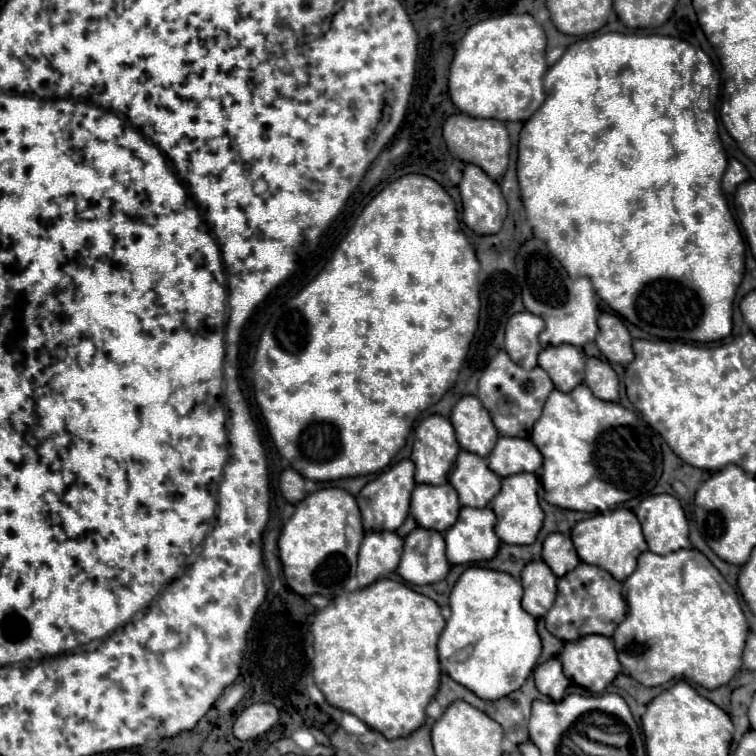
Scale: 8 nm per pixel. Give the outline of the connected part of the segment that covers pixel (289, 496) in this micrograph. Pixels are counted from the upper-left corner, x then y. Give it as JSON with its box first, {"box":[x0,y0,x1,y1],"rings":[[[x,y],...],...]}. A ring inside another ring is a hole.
{"box":[280,468,306,504],"rings":[[[292,468],[284,470],[280,476],[280,492],[290,504],[300,502],[306,496],[302,474],[296,474],[296,470],[292,470]]]}

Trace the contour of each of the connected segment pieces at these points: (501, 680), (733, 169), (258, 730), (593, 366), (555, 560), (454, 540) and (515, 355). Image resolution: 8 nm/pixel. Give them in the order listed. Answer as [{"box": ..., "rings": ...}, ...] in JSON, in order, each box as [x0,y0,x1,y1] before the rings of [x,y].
[{"box":[438,566,542,700],"rings":[[[470,566],[450,592],[450,618],[438,640],[442,670],[482,700],[500,700],[516,692],[538,664],[542,642],[532,618],[520,604],[522,584],[514,576]]]},{"box":[722,160,748,194],"rings":[[[730,160],[730,162],[728,162],[728,170],[726,170],[724,178],[722,178],[722,188],[724,188],[724,192],[734,194],[734,192],[736,192],[736,186],[742,184],[744,180],[748,180],[746,168],[744,168],[738,160]]]},{"box":[234,702,278,740],"rings":[[[256,702],[242,710],[242,714],[234,722],[234,736],[238,740],[252,740],[264,732],[268,732],[278,722],[276,706],[268,702]]]},{"box":[584,358,618,402],"rings":[[[588,358],[586,360],[584,384],[598,398],[604,398],[610,402],[618,400],[618,376],[606,360],[600,360],[600,358]]]},{"box":[542,534,580,576],"rings":[[[550,534],[544,540],[542,560],[552,568],[556,576],[564,576],[568,570],[574,570],[580,564],[580,558],[568,534]]]},{"box":[446,508,500,564],"rings":[[[468,508],[460,510],[460,518],[452,528],[446,530],[446,556],[450,564],[468,564],[490,560],[500,540],[494,532],[496,514],[490,508]]]},{"box":[506,312,544,370],"rings":[[[530,312],[514,314],[506,324],[506,352],[508,356],[522,366],[524,370],[532,370],[536,366],[536,358],[540,348],[538,334],[544,330],[544,320]]]}]

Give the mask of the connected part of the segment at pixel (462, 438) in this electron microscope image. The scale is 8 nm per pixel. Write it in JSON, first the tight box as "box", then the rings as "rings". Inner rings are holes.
{"box":[450,396,498,456],"rings":[[[462,396],[452,408],[450,422],[460,446],[468,452],[488,456],[498,440],[498,430],[476,396]]]}

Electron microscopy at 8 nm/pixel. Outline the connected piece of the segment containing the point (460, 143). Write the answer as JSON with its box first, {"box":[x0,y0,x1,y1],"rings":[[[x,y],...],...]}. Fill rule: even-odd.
{"box":[444,114,510,178],"rings":[[[452,114],[444,122],[444,140],[452,156],[460,158],[466,164],[480,166],[490,178],[500,178],[508,166],[508,152],[510,152],[510,138],[506,124],[502,120],[486,120],[486,118],[472,118],[468,114]]]}

